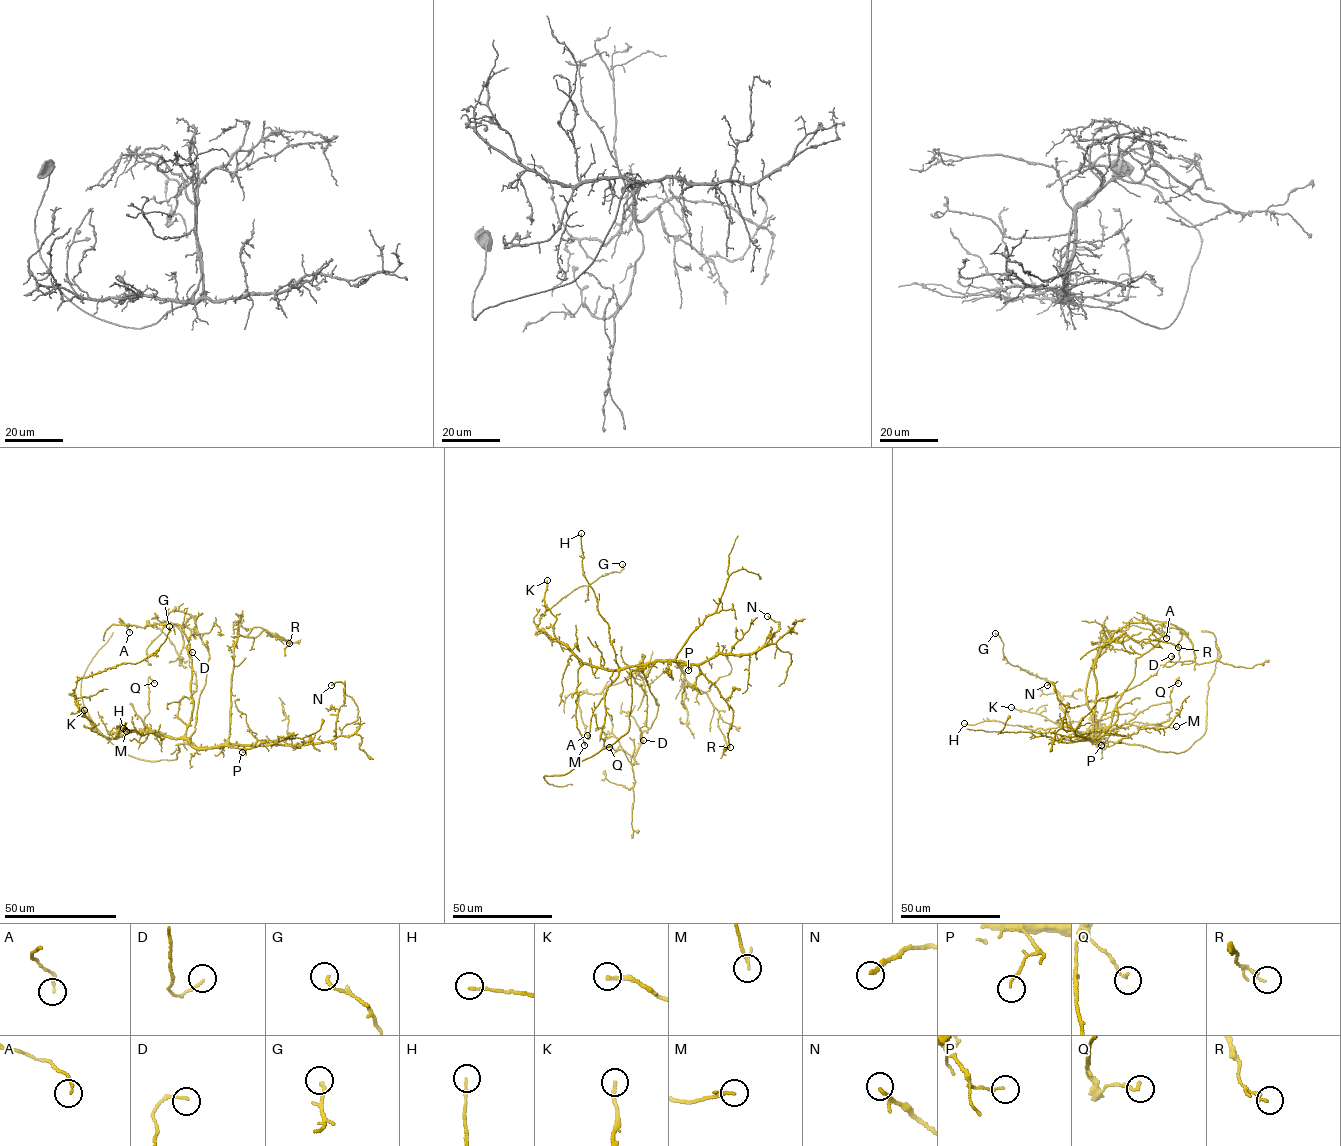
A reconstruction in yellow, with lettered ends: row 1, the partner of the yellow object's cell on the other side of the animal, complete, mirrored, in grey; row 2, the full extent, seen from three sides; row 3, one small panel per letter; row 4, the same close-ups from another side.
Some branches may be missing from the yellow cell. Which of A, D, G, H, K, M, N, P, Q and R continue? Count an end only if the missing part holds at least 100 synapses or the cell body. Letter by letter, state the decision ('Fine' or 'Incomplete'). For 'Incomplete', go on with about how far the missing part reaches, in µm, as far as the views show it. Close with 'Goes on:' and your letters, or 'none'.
A: Fine
D: Fine
G: Fine
H: Fine
K: Fine
M: Fine
N: Fine
P: Fine
Q: Fine
R: Fine
Goes on: none

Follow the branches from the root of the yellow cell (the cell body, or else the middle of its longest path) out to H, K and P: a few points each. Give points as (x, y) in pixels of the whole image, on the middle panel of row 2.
H: (642, 669), (640, 666), (620, 668), (616, 662), (608, 623), (599, 612), (594, 591), (582, 570), (581, 533)
K: (642, 669), (640, 666), (596, 668), (584, 663), (563, 644), (553, 631), (556, 618), (544, 601), (547, 580)
P: (642, 669), (648, 662), (675, 661), (688, 663), (690, 665), (688, 670)

